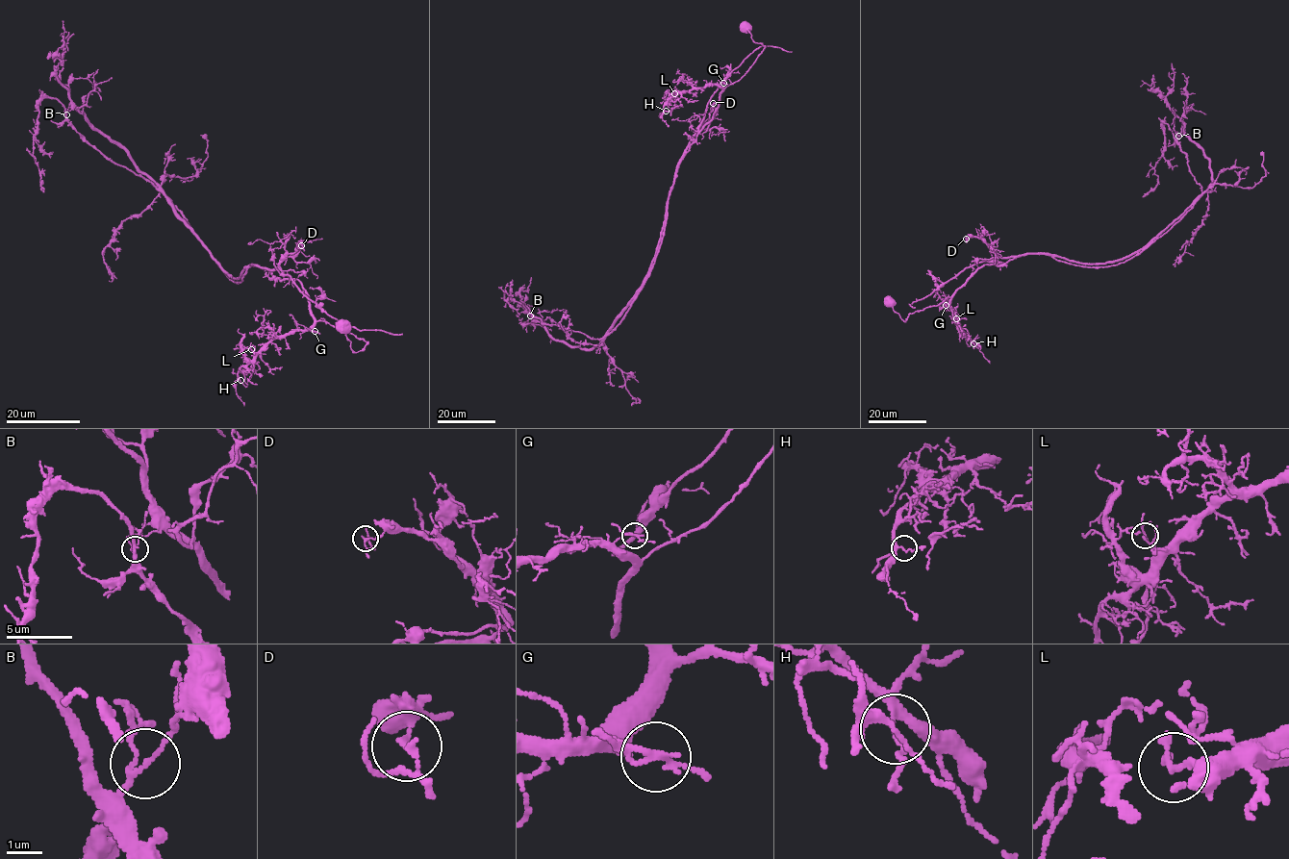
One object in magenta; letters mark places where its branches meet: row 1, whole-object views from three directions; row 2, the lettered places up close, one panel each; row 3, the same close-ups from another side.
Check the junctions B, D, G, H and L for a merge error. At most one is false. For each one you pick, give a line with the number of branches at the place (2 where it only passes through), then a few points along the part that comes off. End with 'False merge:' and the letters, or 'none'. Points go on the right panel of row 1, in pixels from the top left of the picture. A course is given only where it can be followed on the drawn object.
B: 3 branches meet; foreign part runs (1178, 136), (1201, 195), (1139, 253), (1101, 266), (1026, 253), (983, 265), (957, 290), (954, 322), (989, 363)
False merge: B

